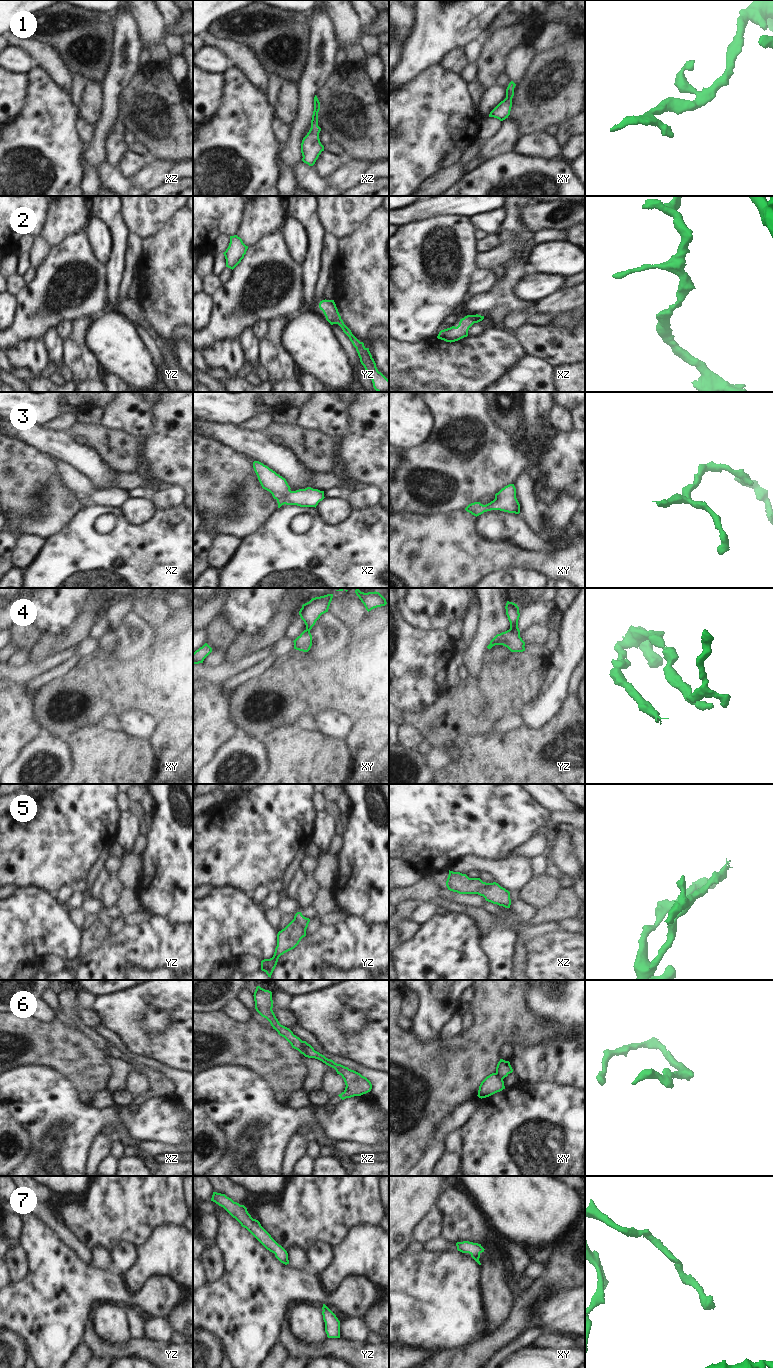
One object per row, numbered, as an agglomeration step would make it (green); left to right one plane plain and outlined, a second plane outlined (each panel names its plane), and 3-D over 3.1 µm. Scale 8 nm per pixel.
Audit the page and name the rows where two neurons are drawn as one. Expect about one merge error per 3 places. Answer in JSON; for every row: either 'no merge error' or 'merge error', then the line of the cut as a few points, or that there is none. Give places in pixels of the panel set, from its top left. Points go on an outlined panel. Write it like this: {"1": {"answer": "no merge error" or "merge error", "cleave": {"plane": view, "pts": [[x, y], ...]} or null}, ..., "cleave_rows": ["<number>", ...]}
{"1": {"answer": "no merge error", "cleave": null}, "2": {"answer": "no merge error", "cleave": null}, "3": {"answer": "no merge error", "cleave": null}, "4": {"answer": "merge error", "cleave": {"plane": "yz", "pts": [[509, 629], [519, 634]]}}, "5": {"answer": "no merge error", "cleave": null}, "6": {"answer": "merge error", "cleave": {"plane": "xz", "pts": [[302, 1041], [302, 1050], [300, 1052]]}}, "7": {"answer": "no merge error", "cleave": null}, "cleave_rows": ["4", "6"]}

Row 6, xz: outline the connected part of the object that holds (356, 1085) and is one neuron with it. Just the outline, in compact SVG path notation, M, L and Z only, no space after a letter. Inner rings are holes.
M302 1041L301 1054L305 1057L315 1058L322 1061L326 1065L334 1068L337 1074L342 1076L346 1085L345 1090L338 1095L342 1100L354 1096L361 1096L371 1091L372 1084L366 1077L354 1070L349 1069L348 1067L337 1064L333 1060L326 1058L324 1055L315 1051L314 1048L306 1041Z

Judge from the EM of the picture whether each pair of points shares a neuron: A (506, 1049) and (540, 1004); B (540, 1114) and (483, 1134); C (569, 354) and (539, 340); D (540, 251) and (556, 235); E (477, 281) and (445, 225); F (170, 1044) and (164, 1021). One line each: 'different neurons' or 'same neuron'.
A: different neurons
B: same neuron
C: same neuron
D: different neurons
E: different neurons
F: different neurons

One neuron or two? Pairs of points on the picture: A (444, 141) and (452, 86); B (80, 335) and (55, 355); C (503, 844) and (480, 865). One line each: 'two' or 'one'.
A: one
B: two
C: two

